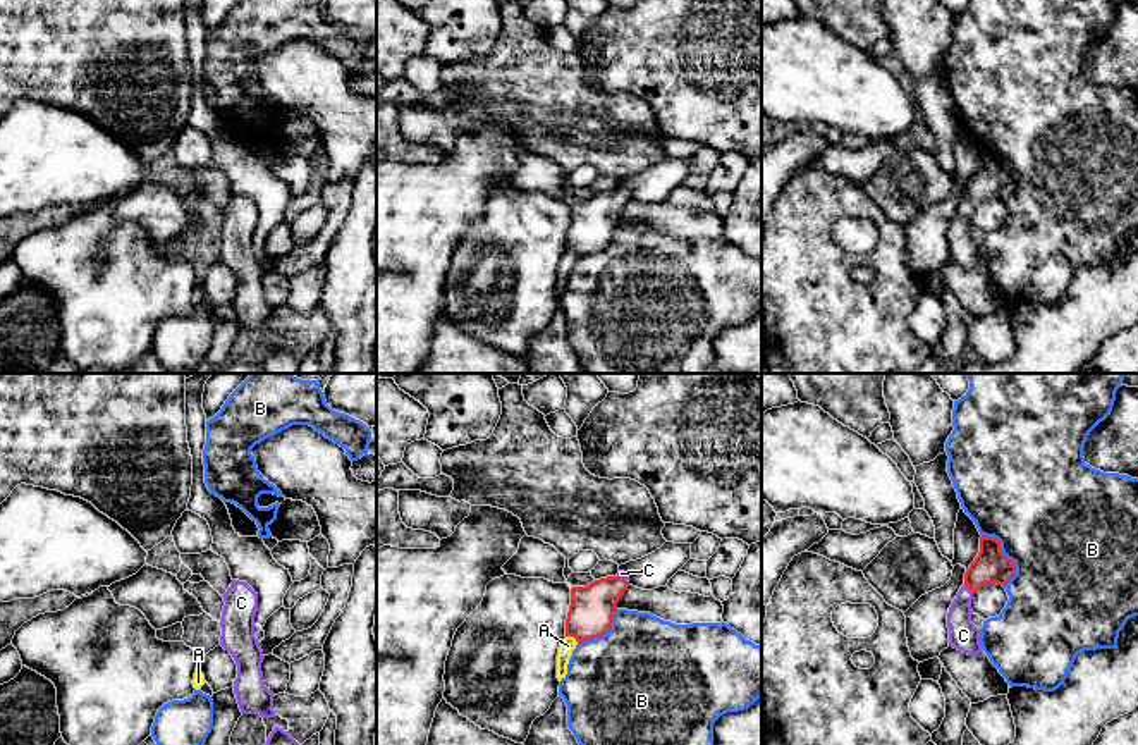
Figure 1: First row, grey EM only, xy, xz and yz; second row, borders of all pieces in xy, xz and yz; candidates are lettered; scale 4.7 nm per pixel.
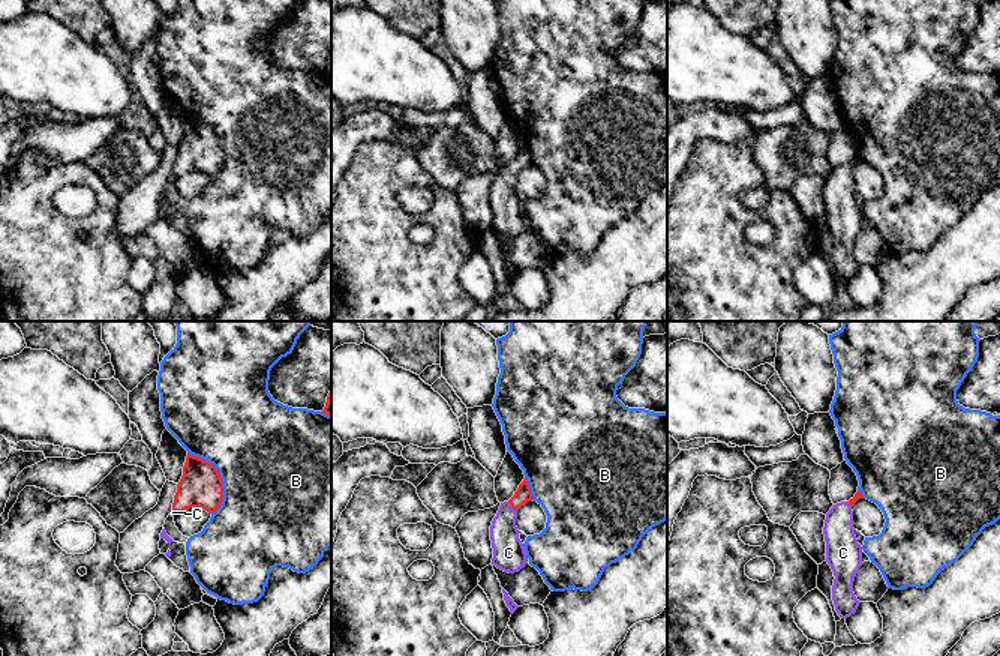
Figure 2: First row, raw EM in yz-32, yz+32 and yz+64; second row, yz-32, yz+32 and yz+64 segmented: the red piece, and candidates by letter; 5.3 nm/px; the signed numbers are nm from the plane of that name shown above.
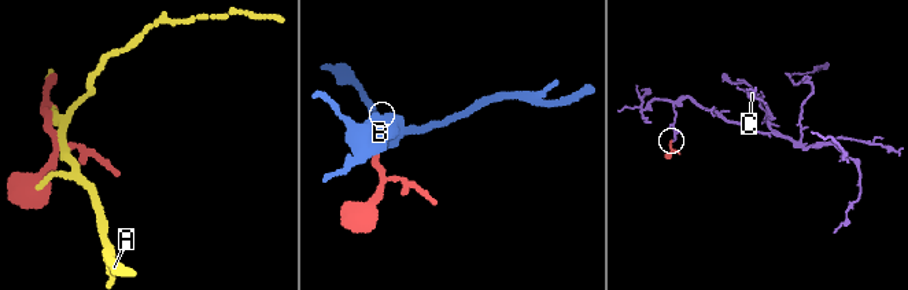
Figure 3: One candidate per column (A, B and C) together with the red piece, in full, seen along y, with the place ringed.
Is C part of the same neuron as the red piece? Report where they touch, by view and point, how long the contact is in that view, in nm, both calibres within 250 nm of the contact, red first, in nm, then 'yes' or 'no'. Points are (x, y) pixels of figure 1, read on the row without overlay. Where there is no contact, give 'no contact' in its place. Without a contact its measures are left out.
yz (968, 202) | 70 nm | 160/140 nm | yes

